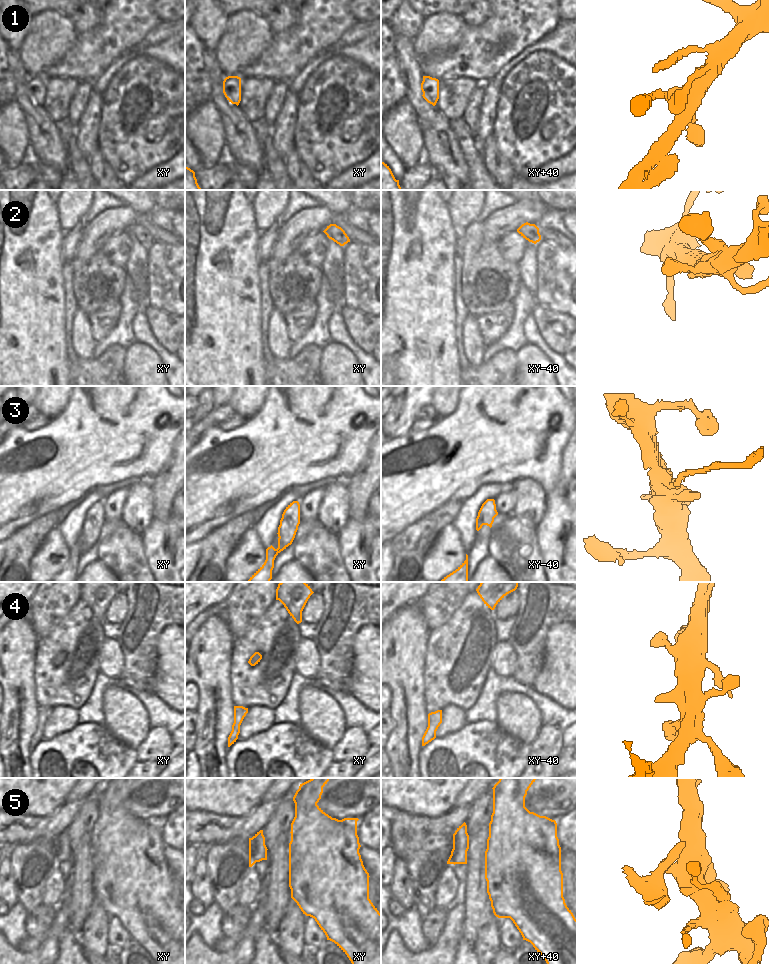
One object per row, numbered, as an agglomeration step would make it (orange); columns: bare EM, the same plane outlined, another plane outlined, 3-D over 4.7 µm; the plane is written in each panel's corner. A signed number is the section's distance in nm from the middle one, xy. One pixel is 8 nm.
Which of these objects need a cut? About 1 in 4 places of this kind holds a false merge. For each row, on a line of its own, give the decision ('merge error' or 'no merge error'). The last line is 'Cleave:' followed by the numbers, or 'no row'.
1: no merge error
2: no merge error
3: merge error
4: no merge error
5: no merge error
Cleave: 3

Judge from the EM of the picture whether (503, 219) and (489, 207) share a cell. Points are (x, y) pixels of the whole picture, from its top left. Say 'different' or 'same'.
different

